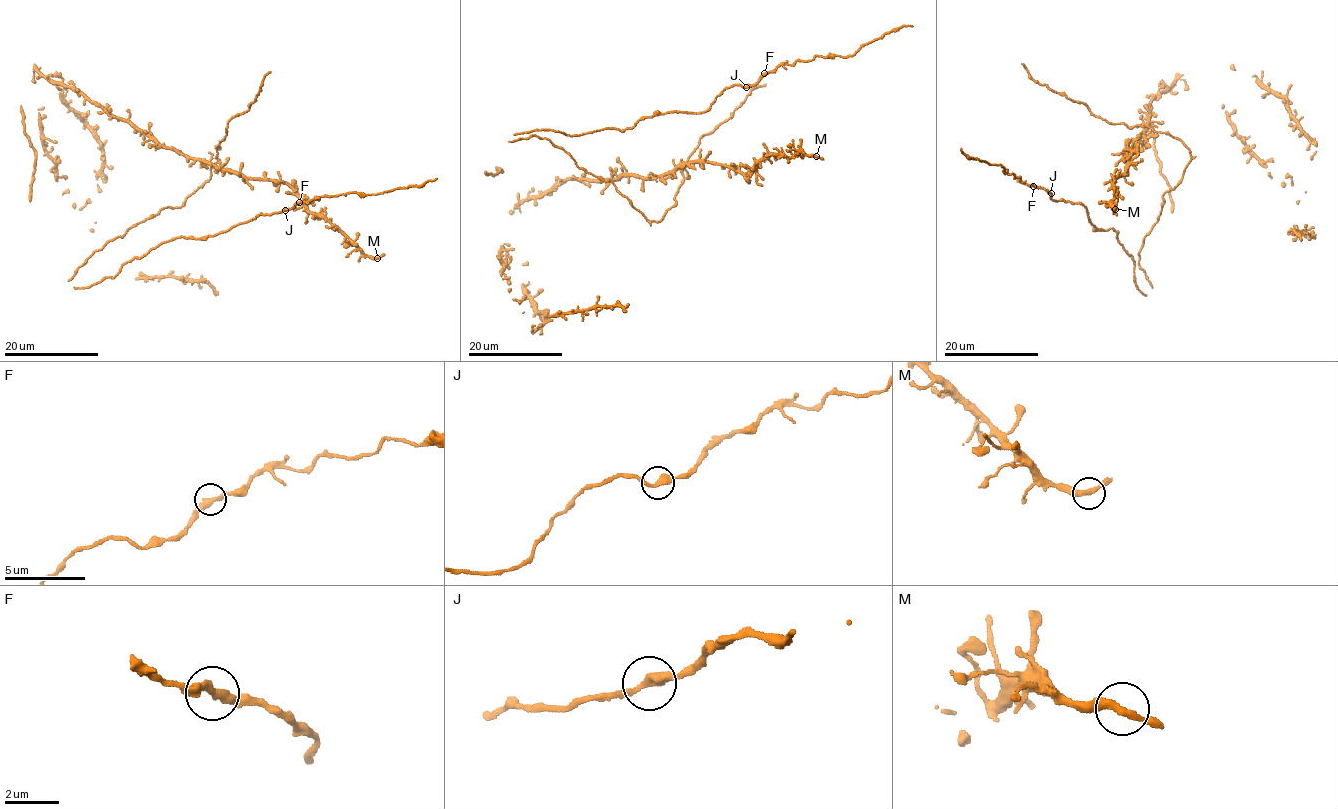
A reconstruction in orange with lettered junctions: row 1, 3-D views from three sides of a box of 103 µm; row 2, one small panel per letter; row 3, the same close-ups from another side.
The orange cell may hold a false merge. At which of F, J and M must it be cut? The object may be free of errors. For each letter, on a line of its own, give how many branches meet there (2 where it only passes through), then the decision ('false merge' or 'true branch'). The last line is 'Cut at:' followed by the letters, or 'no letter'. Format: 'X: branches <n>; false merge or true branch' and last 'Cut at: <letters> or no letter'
F: branches 2; true branch
J: branches 2; true branch
M: branches 2; true branch
Cut at: no letter

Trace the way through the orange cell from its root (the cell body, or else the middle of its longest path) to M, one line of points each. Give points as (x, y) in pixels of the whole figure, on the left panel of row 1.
M: (205, 181), (219, 148), (211, 162), (246, 177), (285, 182), (311, 212), (322, 214), (377, 258)

